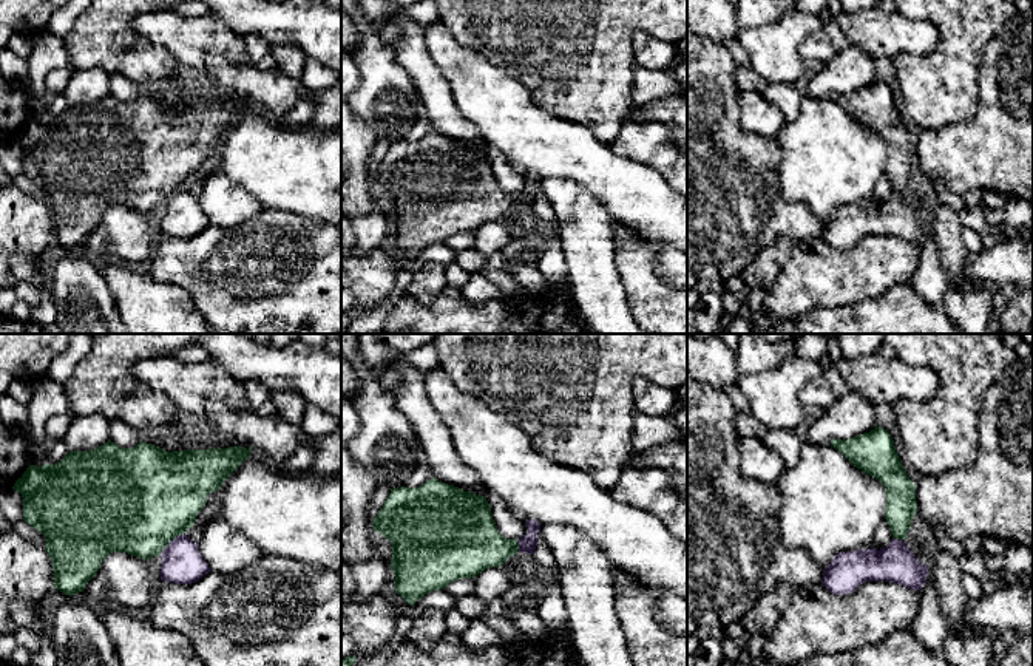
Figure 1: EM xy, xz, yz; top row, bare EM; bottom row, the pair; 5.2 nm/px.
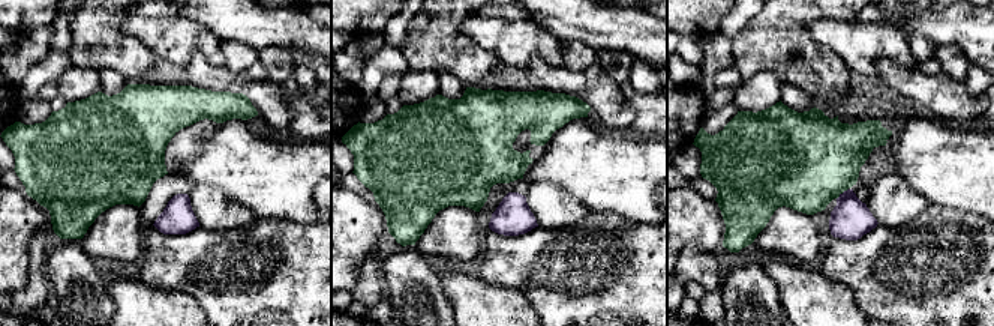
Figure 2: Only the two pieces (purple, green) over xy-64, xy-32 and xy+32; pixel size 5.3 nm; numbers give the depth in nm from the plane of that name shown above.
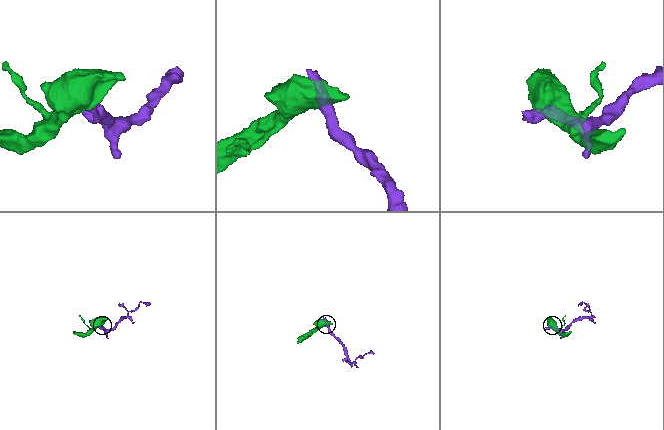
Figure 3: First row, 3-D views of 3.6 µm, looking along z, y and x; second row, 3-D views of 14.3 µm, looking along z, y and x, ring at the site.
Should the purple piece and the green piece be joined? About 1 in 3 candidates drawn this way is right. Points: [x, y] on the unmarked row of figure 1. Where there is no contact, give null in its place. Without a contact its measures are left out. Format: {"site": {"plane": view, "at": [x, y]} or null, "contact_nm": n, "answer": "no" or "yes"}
{"site": {"plane": "xy", "at": [170, 195]}, "contact_nm": 180, "answer": "no"}

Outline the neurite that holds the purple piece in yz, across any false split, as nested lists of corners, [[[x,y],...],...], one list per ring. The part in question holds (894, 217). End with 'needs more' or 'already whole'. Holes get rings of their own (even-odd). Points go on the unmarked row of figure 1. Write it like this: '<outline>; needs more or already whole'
[[[892,192],[880,204],[871,201],[837,207],[823,223],[821,240],[831,247],[848,249],[866,235],[889,235],[919,246],[928,224],[930,219],[922,218],[903,193]]]; already whole

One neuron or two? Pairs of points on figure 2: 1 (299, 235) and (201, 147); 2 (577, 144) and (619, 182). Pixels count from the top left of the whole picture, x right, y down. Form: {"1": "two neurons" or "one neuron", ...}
{"1": "two neurons", "2": "one neuron"}

